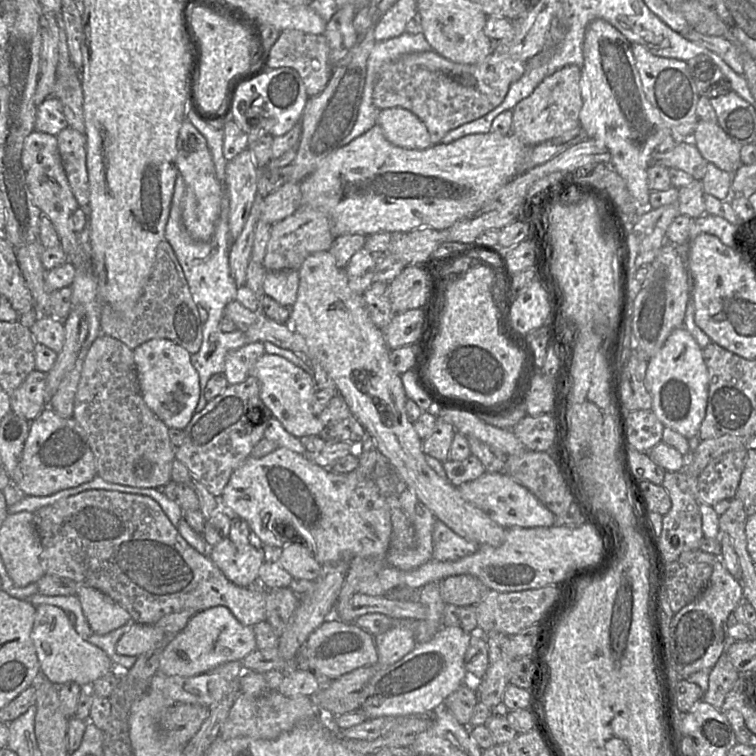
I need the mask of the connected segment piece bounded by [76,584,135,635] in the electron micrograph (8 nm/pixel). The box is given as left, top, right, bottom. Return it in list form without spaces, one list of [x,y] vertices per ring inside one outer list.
[[[76,585],[76,596],[92,631],[105,635],[132,622],[129,613],[101,591]]]

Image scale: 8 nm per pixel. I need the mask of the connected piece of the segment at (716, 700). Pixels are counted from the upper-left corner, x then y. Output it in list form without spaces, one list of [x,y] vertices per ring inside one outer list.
[[[724,652],[710,670],[708,690],[703,695],[703,701],[716,709],[721,709],[738,677],[739,672],[731,663],[728,654]]]

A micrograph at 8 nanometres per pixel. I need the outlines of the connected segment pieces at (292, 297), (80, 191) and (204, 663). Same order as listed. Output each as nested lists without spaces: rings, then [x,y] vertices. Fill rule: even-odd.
[[[296,270],[266,272],[263,279],[264,294],[289,309],[296,301],[298,285],[299,275]]]
[[[67,126],[56,135],[56,140],[73,195],[80,208],[88,208],[90,187],[86,167],[85,135]]]
[[[215,606],[196,613],[186,627],[176,633],[160,656],[158,673],[167,676],[195,676],[212,671],[219,665],[241,661],[257,648],[253,627],[241,624],[230,610],[224,606]]]

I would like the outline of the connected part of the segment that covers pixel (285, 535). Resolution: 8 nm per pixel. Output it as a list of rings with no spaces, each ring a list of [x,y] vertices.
[[[367,433],[358,444],[357,451],[358,466],[343,474],[335,474],[318,466],[304,455],[284,447],[277,447],[261,458],[249,456],[232,473],[219,497],[220,505],[233,518],[237,517],[247,523],[253,540],[260,546],[283,548],[291,543],[303,543],[323,567],[346,556],[384,556],[389,548],[392,527],[389,501],[381,495],[373,476],[380,454]]]

